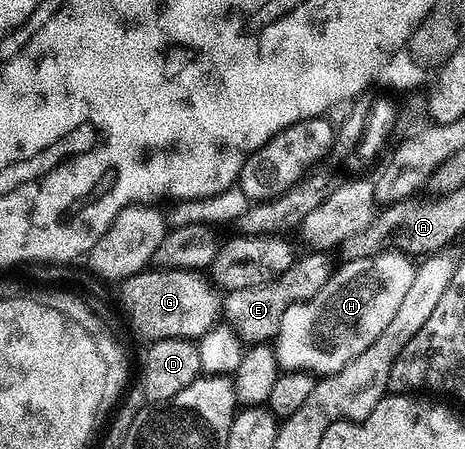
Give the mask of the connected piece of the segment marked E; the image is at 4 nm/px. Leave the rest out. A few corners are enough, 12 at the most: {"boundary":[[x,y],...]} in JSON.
{"boundary":[[326,253],[296,257],[281,276],[228,290],[221,318],[243,344],[267,344],[293,304],[325,288]]}

